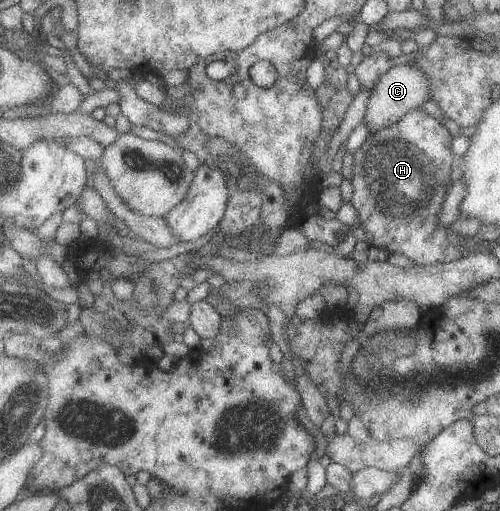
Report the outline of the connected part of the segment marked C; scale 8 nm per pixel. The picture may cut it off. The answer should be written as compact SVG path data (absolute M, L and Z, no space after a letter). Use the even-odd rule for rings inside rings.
M401 63L391 67L385 74L382 74L377 82L370 88L370 97L367 103L365 114L362 116L369 132L389 126L399 120L406 112L419 108L430 99L430 84L426 74L418 69L413 63Z

